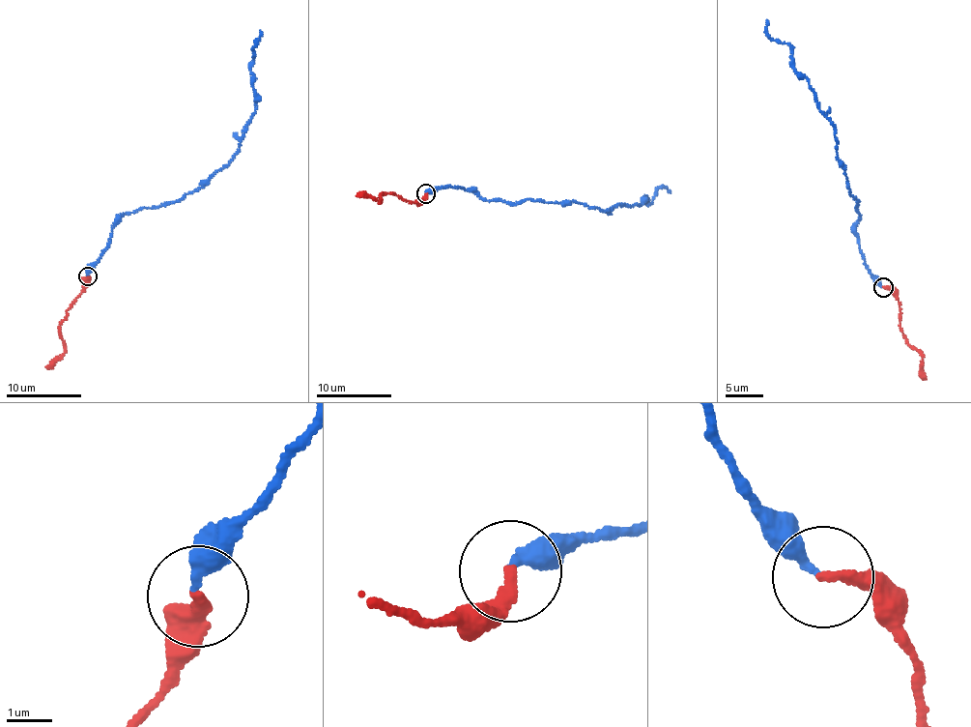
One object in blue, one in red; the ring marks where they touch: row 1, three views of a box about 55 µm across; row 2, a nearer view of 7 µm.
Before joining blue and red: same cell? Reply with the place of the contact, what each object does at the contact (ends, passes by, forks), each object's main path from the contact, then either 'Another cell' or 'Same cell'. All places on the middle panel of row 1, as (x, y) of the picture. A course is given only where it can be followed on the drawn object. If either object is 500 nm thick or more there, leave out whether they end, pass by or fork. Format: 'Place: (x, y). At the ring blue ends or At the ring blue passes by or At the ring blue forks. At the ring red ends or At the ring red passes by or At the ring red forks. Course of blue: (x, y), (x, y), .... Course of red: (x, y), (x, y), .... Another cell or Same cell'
Place: (425, 193). At the ring blue ends. At the ring red ends. Course of blue: (425, 193), (455, 187), (510, 204), (572, 201), (605, 211), (642, 197), (647, 204), (660, 187), (669, 192). Course of red: (425, 193), (425, 198), (413, 201), (392, 191), (378, 201), (356, 195). Same cell

